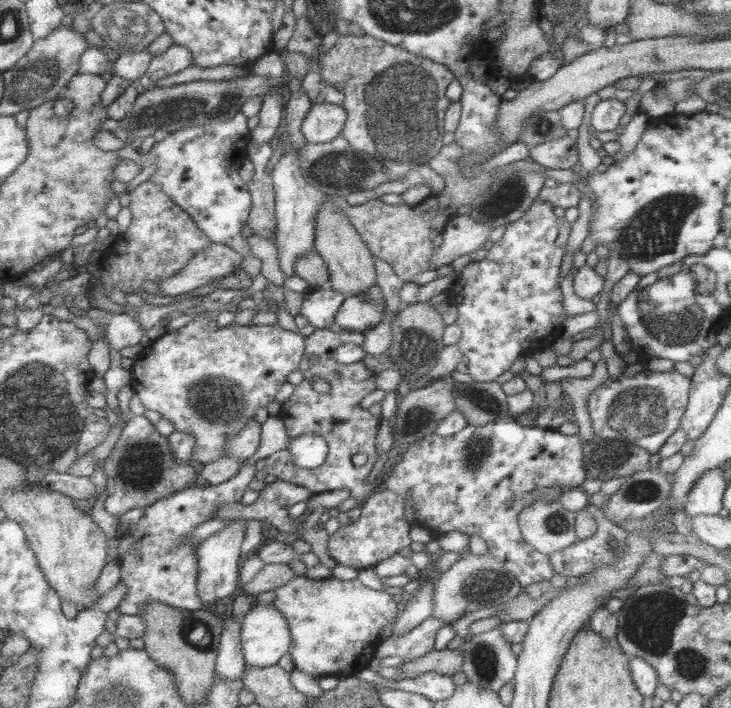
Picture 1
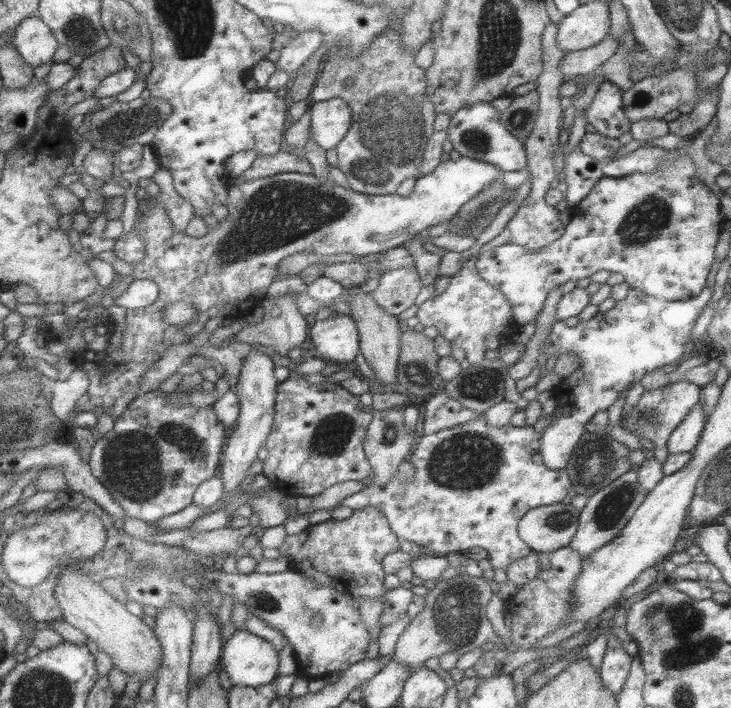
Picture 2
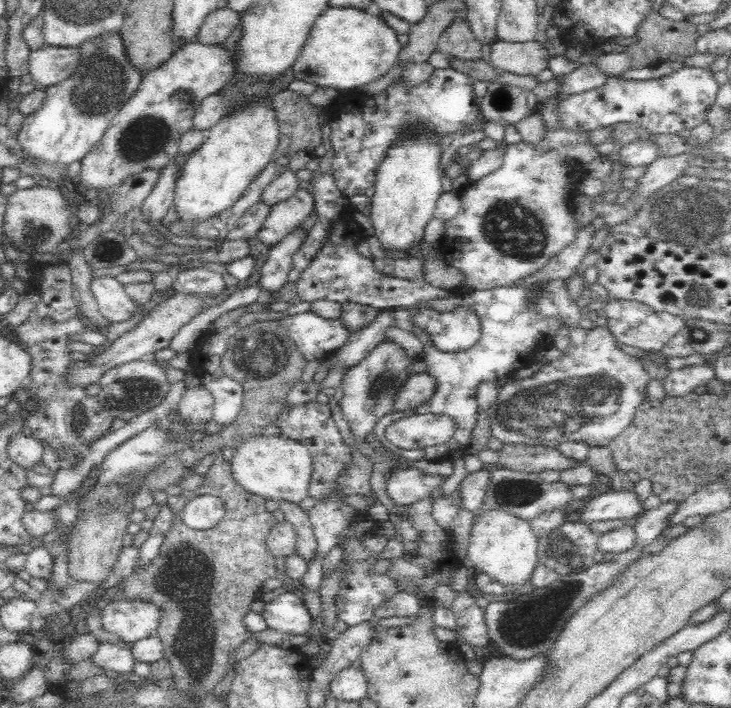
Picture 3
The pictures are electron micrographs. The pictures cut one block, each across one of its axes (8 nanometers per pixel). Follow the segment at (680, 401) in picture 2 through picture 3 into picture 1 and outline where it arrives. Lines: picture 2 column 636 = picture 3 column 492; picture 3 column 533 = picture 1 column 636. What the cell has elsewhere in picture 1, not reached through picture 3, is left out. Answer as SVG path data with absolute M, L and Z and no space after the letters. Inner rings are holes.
M642 370L633 376L625 376L622 373L617 379L608 377L601 384L597 384L595 390L591 390L587 396L587 413L591 419L594 437L604 440L623 439L647 450L650 454L657 453L663 442L680 425L680 418L683 416L688 401L689 386L690 378L674 370L670 372Z

